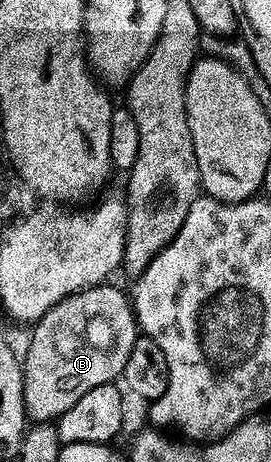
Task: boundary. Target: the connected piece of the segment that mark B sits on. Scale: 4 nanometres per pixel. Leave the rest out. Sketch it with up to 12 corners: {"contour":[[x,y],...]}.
{"contour":[[111,284],[33,323],[26,416],[57,420],[123,377],[140,331]]}

